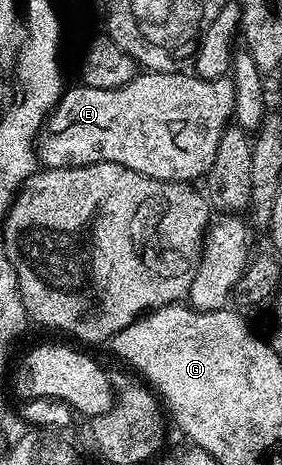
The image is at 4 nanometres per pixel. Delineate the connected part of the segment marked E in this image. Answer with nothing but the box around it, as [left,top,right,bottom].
[35,70,235,184]

